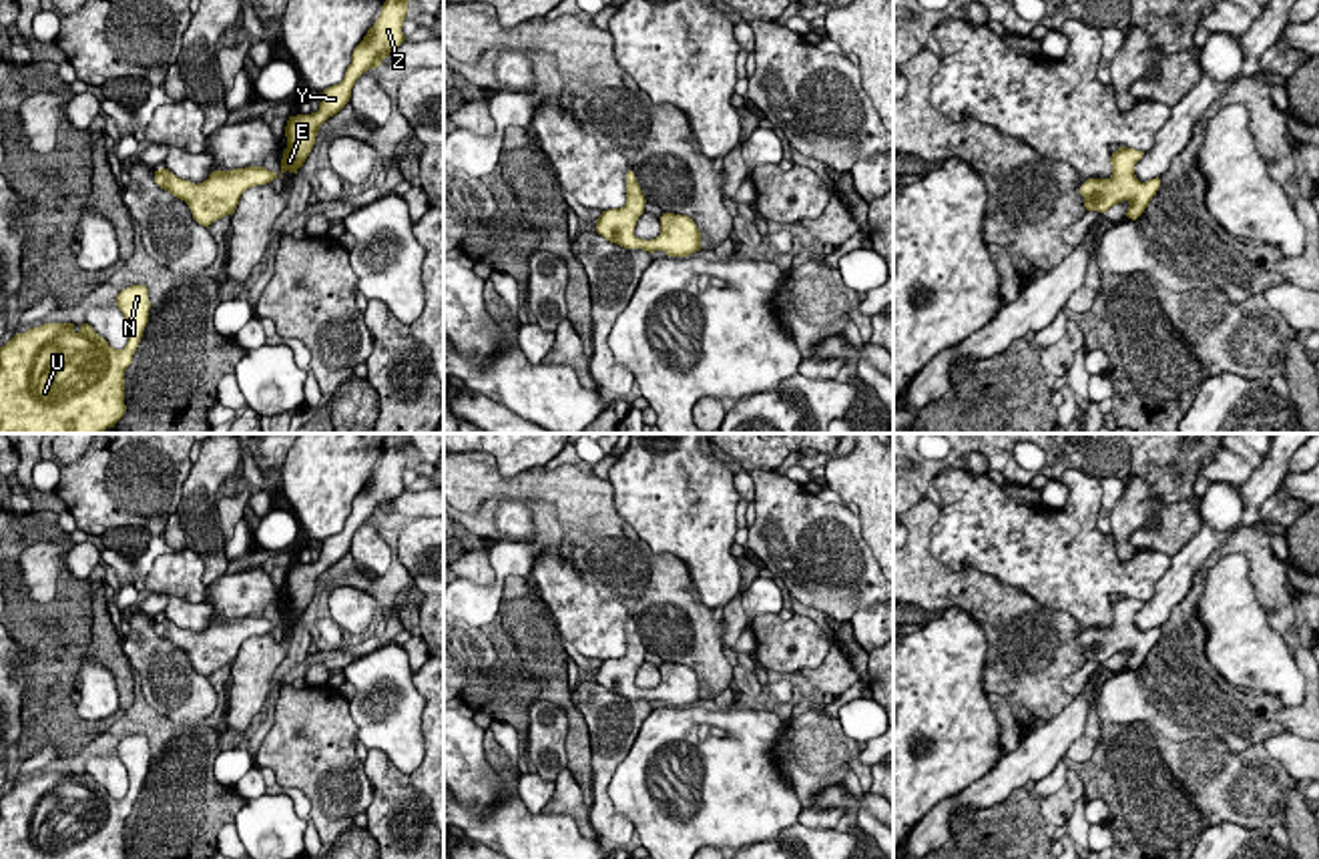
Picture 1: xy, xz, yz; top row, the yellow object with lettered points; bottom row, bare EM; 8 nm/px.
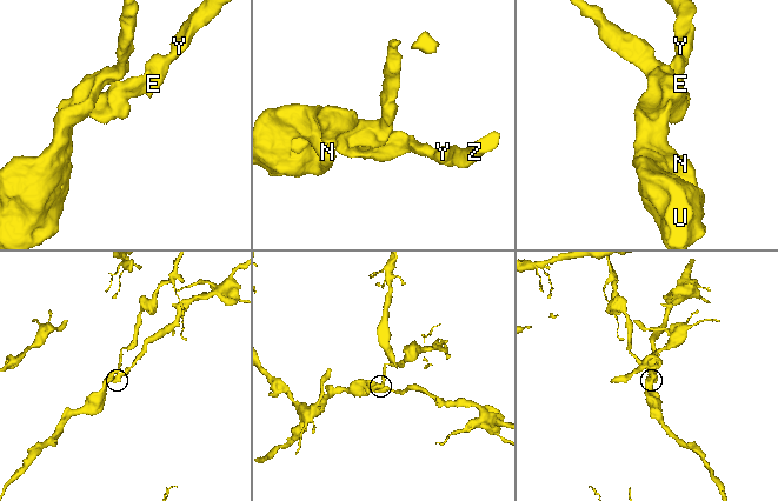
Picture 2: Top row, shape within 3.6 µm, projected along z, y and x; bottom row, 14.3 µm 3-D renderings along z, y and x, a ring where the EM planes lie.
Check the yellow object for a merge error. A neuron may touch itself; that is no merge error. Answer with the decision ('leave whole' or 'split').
leave whole

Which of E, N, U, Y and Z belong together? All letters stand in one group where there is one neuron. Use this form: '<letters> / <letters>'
E N U Y Z

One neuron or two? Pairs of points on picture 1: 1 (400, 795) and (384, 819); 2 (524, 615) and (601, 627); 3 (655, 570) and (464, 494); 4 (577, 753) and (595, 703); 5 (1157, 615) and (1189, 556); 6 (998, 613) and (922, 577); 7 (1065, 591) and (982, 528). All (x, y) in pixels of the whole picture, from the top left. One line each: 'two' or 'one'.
1: one
2: two
3: one
4: two
5: one
6: one
7: one

